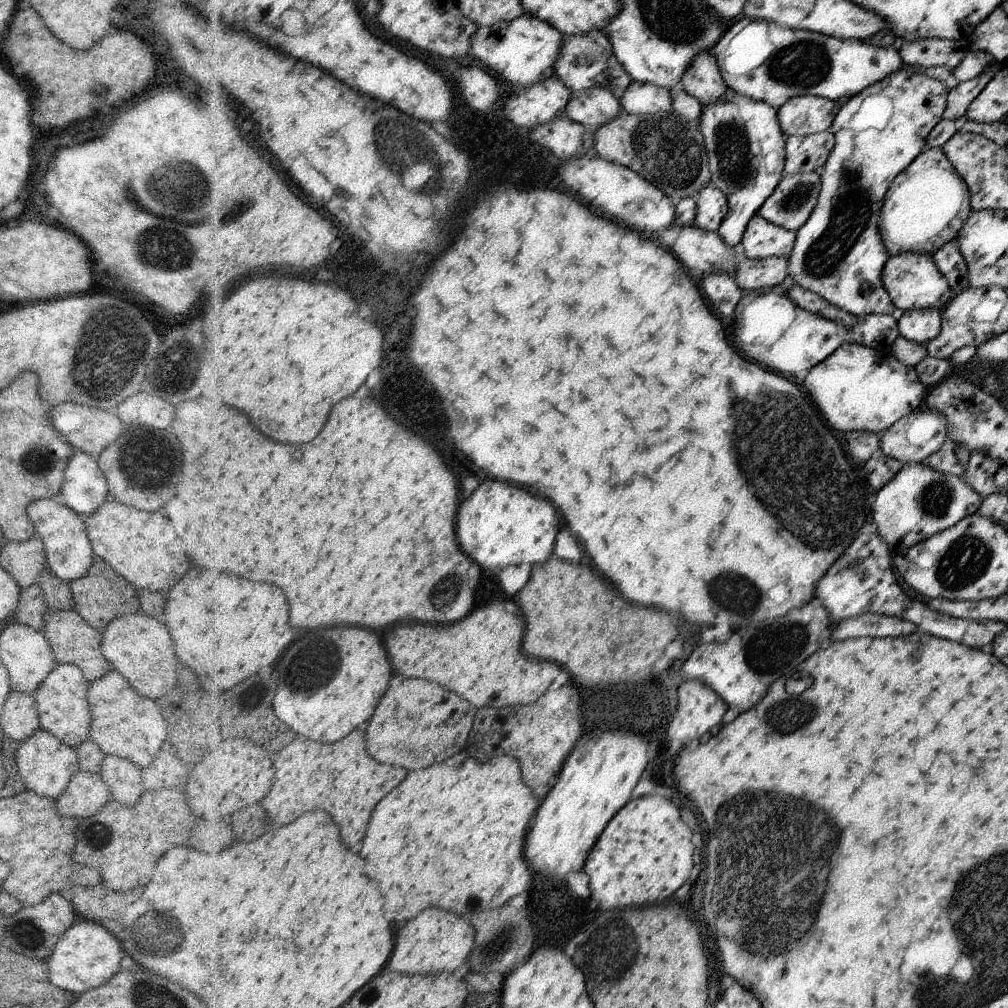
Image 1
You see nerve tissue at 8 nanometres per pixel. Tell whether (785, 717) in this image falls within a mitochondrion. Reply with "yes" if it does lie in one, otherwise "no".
yes

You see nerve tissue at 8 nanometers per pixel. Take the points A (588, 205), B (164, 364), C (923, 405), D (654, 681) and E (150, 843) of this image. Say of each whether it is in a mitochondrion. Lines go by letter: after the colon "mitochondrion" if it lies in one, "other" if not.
A: other
B: mitochondrion
C: other
D: other
E: other

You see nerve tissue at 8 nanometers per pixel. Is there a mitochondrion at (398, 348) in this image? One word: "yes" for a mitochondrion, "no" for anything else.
no

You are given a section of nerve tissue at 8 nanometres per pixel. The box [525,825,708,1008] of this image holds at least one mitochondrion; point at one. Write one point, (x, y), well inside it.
(627, 954)

